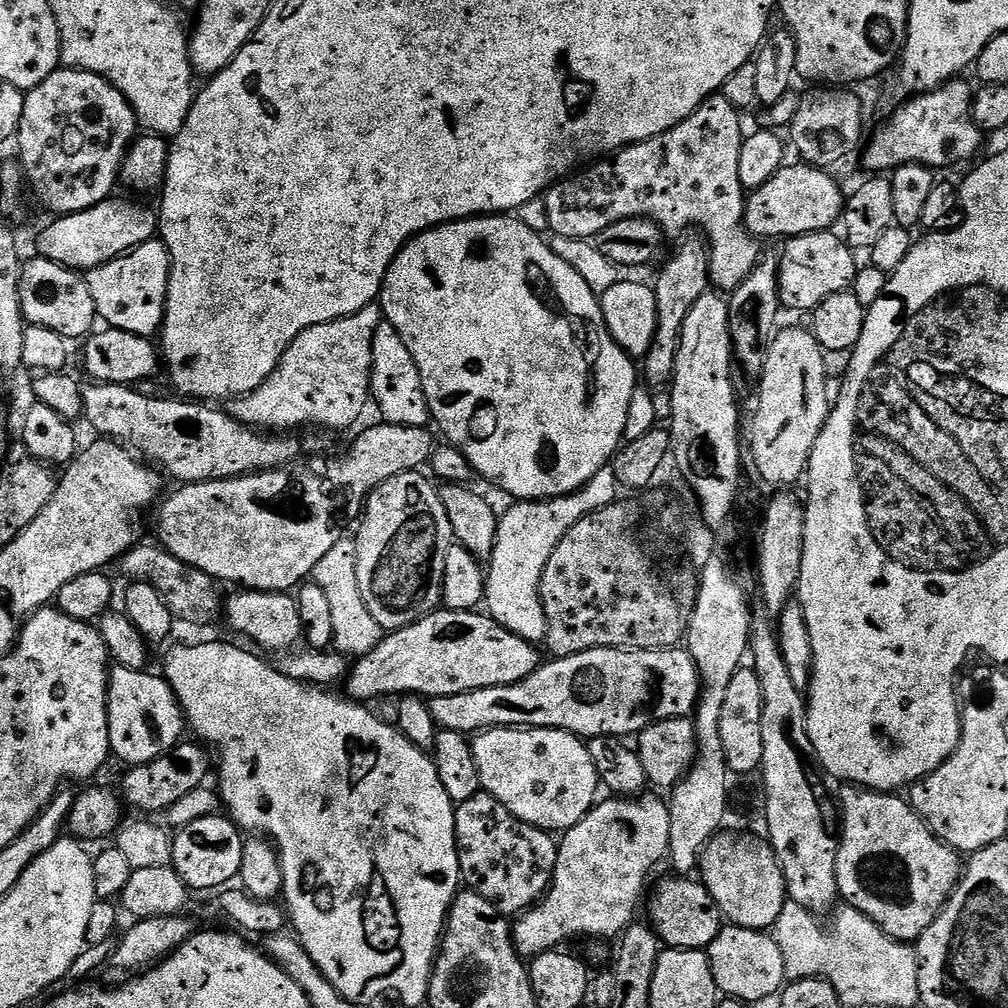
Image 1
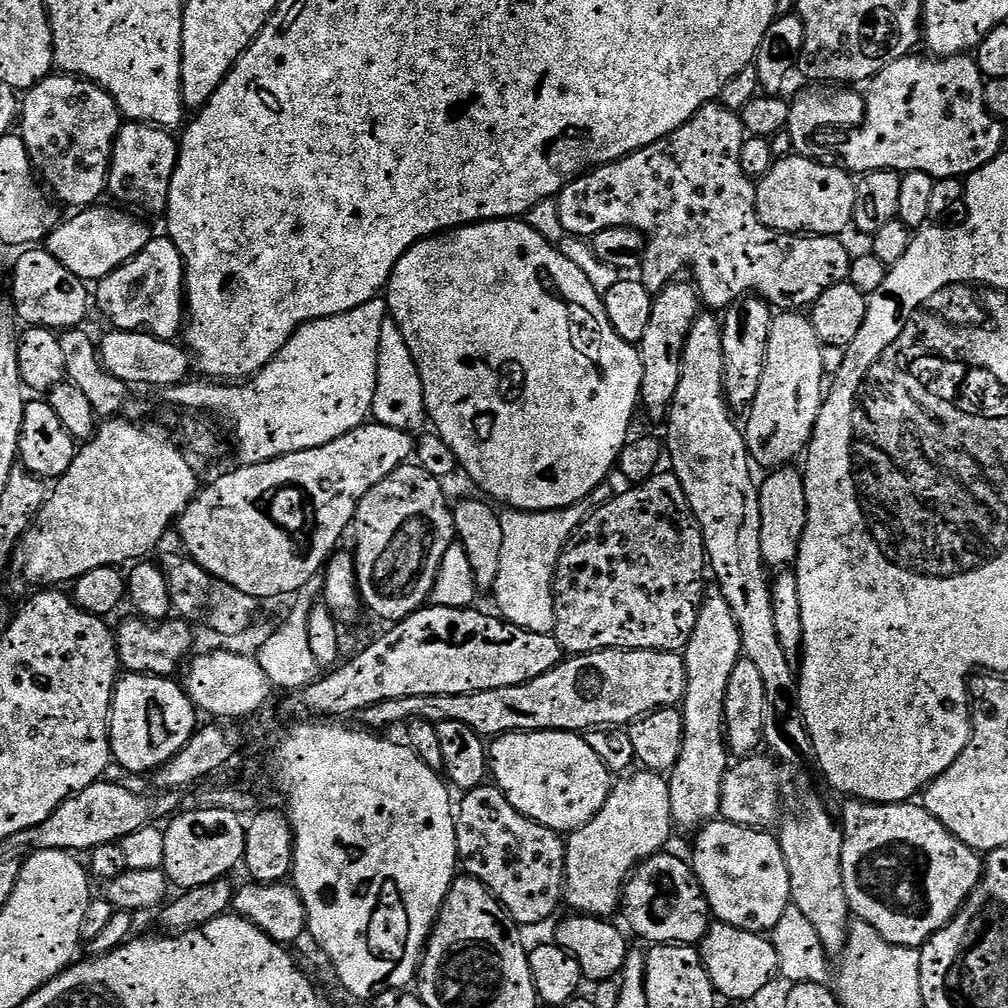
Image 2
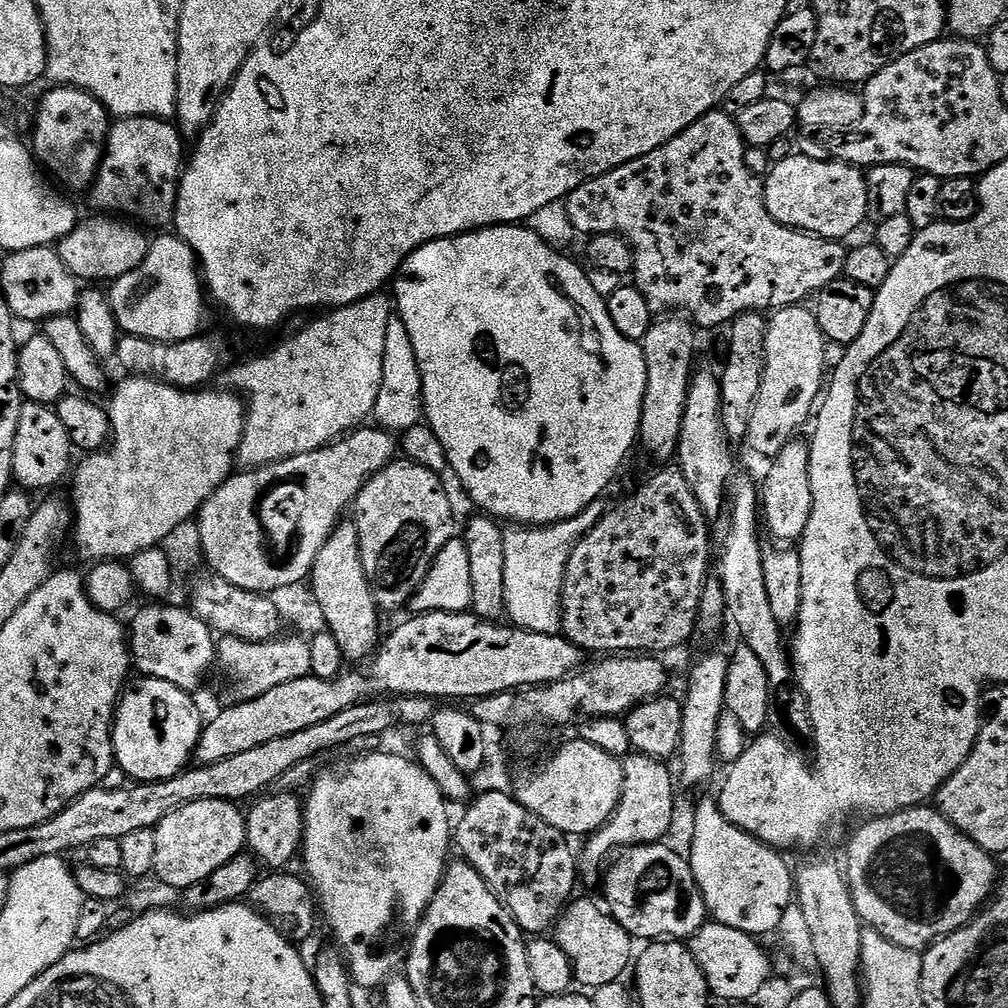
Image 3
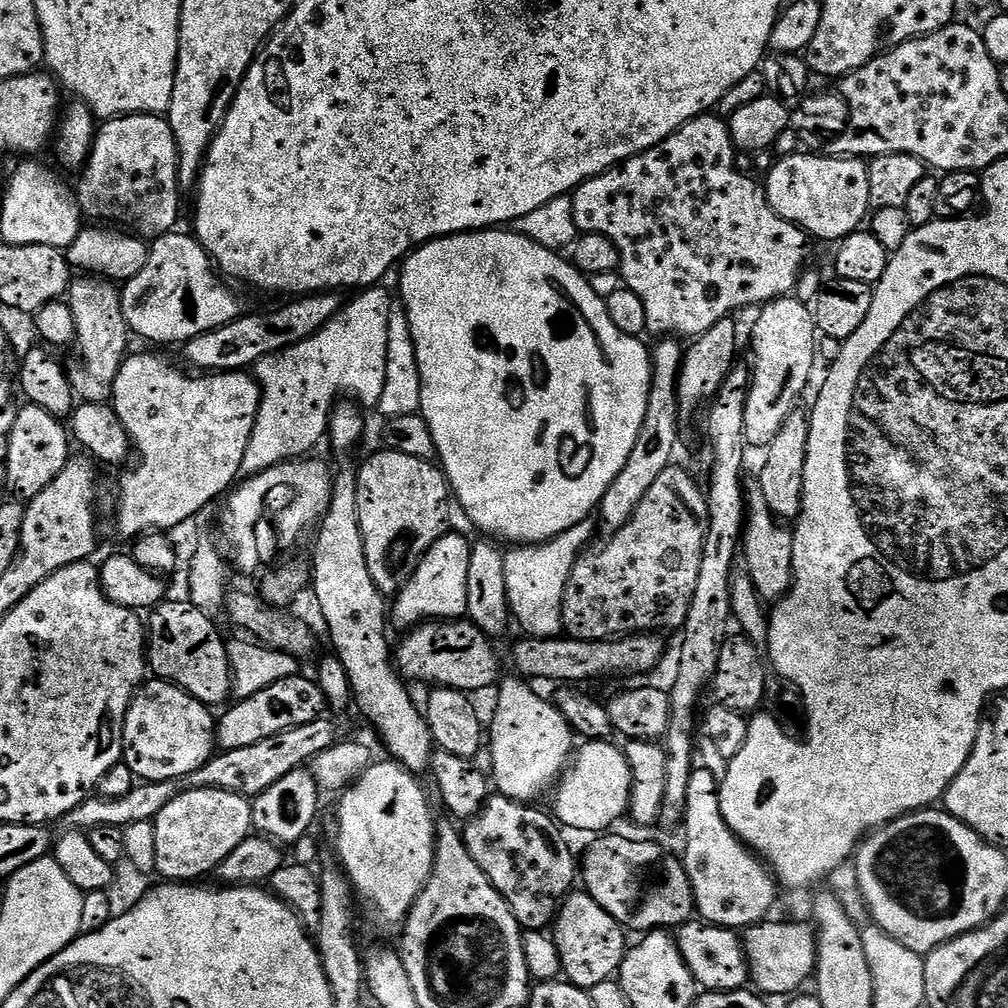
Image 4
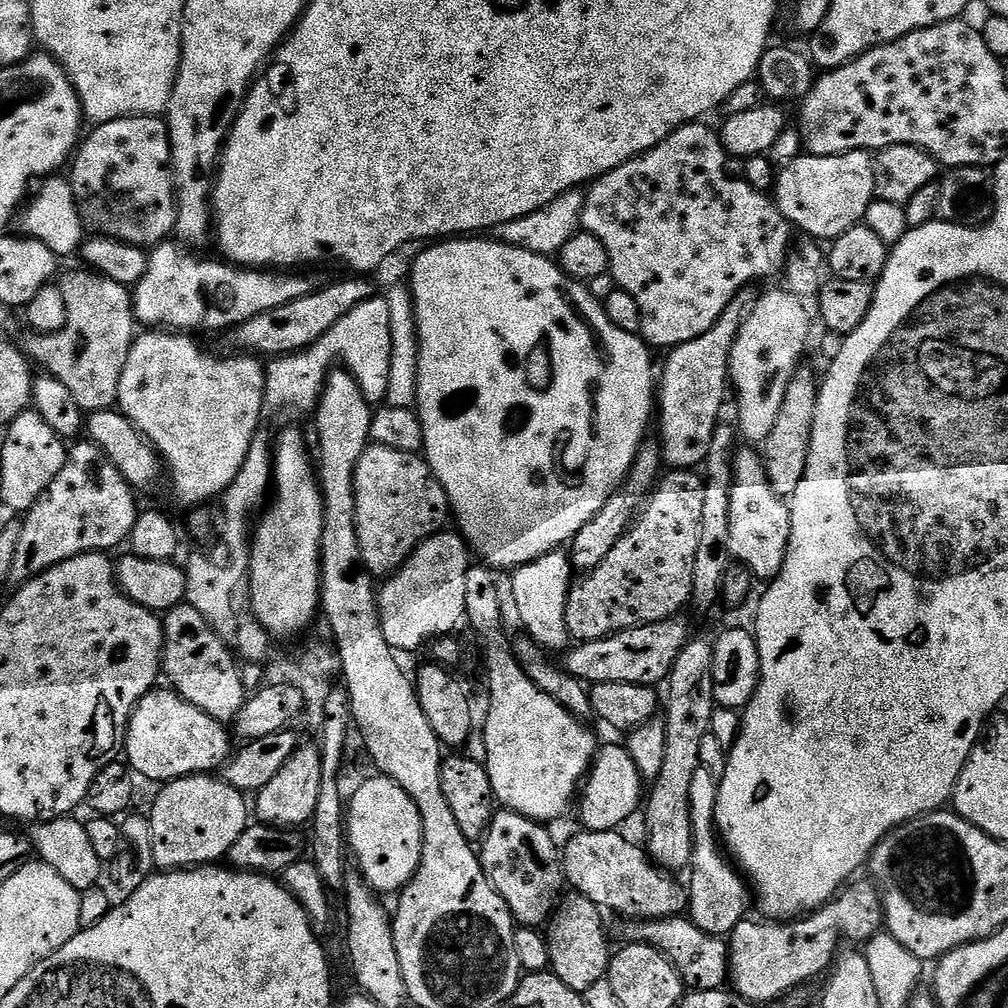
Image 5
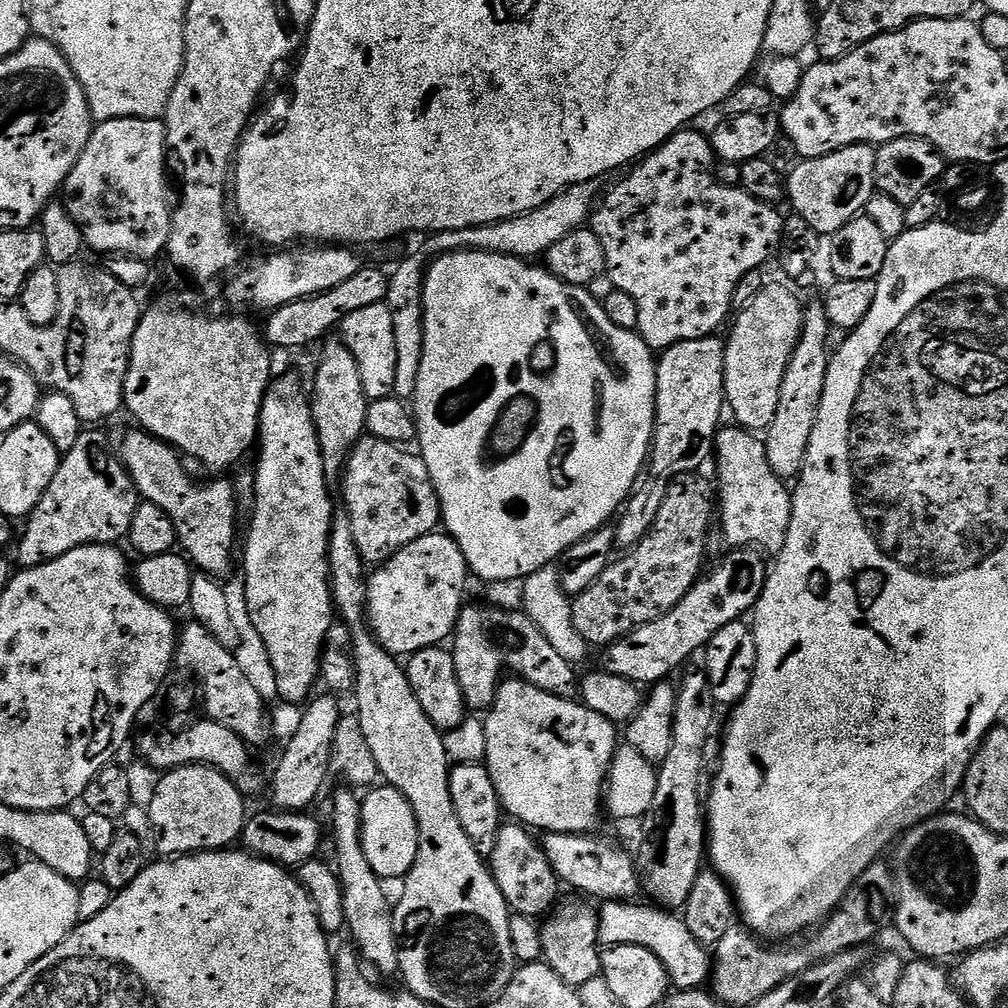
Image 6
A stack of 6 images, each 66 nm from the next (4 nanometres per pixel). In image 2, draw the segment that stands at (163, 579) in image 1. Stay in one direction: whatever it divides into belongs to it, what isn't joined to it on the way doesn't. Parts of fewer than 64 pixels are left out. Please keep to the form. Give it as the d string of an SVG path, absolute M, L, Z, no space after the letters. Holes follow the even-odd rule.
M166 553L160 565L167 578L173 611L183 620L199 626L207 626L224 638L234 638L244 633L252 624L260 602L252 595L243 594L237 587L210 574L205 568L186 557L183 553Z

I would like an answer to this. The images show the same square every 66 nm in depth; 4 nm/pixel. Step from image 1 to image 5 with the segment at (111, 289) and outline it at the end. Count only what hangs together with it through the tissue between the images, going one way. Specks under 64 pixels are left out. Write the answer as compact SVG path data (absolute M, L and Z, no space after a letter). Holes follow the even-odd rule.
M165 242L151 249L148 257L148 269L132 292L132 315L137 325L147 326L152 330L171 330L181 334L196 332L217 332L237 328L250 318L258 318L266 310L278 310L286 302L294 302L306 294L315 292L318 284L304 274L293 274L288 270L261 270L241 268L231 262L199 260L195 251L176 242Z

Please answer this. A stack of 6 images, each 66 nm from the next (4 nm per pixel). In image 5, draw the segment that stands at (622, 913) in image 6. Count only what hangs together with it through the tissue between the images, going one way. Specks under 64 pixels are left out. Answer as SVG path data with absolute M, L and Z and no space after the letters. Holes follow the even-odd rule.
M687 915L668 916L664 920L634 920L627 925L629 941L649 944L676 967L685 985L692 990L724 988L728 980L728 946L719 936L698 930Z

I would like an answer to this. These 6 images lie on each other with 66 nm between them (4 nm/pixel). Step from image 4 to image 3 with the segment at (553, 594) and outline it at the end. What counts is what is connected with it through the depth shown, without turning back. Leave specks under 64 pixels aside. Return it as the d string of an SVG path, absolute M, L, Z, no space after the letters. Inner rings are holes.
M601 498L590 502L586 510L582 510L574 518L563 520L557 524L543 526L508 526L504 528L504 549L506 550L506 616L515 627L525 628L527 632L538 634L561 635L560 595L564 585L564 575L572 546L577 544L600 519L610 511L607 499Z

